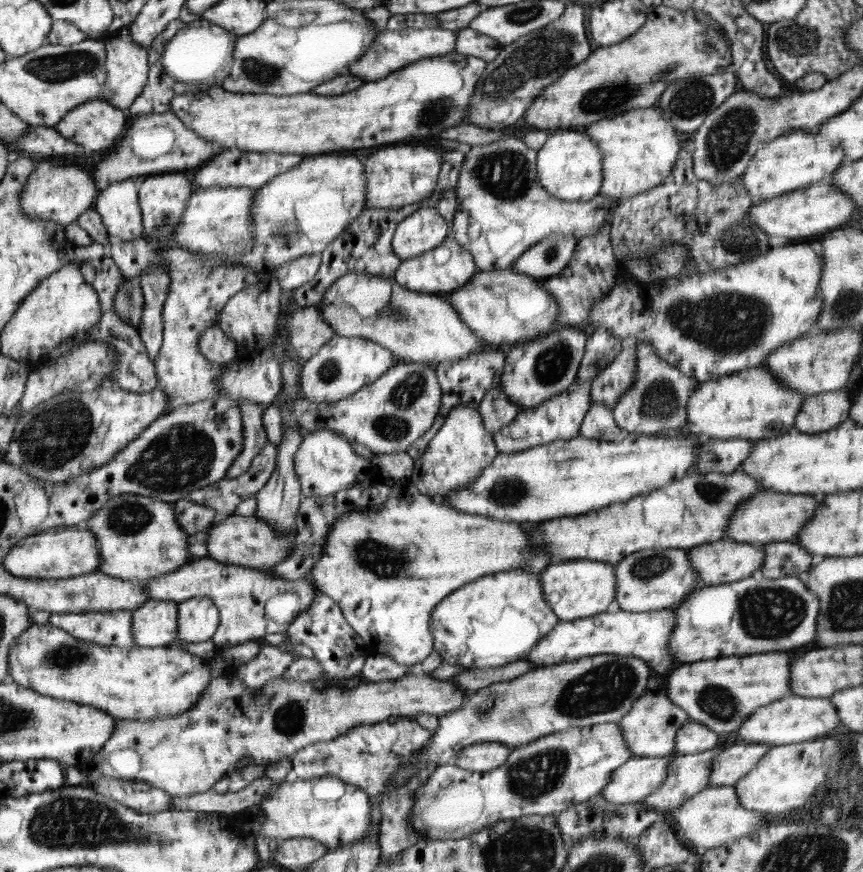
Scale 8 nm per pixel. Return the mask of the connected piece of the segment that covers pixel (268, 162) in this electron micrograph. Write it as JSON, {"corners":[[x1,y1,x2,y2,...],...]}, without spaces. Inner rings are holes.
{"corners":[[225,148,224,152,218,152,210,160,207,160,200,168,192,170,193,183,197,188,212,187,246,187,258,190,275,176,288,172,297,164,302,163,302,155,281,155,276,153,246,152,236,148]]}

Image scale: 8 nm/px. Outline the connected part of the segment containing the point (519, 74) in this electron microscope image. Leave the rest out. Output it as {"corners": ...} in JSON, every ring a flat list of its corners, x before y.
{"corners":[[567,2,566,10,558,19,538,31,520,36,515,43,503,46,498,56,487,63,468,105,466,123,502,130,502,126,520,122,544,88,555,83,569,68,583,63,591,52,584,10,576,3]]}

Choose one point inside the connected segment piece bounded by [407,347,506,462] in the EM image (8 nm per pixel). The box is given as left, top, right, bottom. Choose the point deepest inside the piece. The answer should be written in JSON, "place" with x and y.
{"place":[464,382]}

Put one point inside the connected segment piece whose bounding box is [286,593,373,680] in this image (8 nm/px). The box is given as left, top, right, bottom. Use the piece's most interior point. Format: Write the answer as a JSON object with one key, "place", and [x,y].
{"place":[341,651]}

